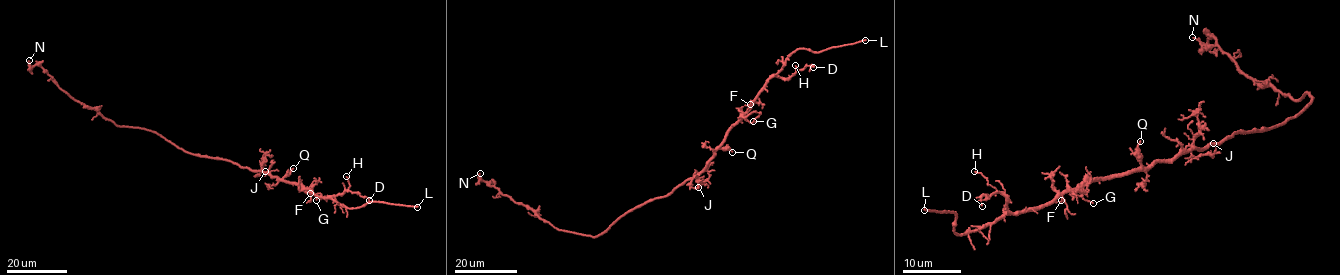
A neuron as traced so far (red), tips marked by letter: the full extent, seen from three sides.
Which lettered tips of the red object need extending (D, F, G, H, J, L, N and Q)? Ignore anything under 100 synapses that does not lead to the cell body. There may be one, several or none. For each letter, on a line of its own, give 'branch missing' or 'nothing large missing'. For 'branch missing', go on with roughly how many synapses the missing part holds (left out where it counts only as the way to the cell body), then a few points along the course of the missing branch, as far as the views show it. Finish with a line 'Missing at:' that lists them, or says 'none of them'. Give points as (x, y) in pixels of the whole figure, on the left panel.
D: nothing large missing
F: nothing large missing
G: nothing large missing
H: nothing large missing
J: nothing large missing
L: branch missing
N: nothing large missing
Q: nothing large missing
Missing at: L

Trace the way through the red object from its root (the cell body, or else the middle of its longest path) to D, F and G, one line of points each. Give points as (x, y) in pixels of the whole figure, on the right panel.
D: (1226, 137), (1125, 174), (1089, 178), (1040, 207), (1010, 212), (1005, 197), (996, 191), (982, 196), (982, 206)
F: (1226, 137), (1125, 174), (1089, 178), (1056, 200), (1061, 200)
G: (1226, 137), (1169, 160), (1095, 179), (1083, 187), (1085, 193), (1079, 191), (1073, 197), (1073, 193), (1093, 203)

